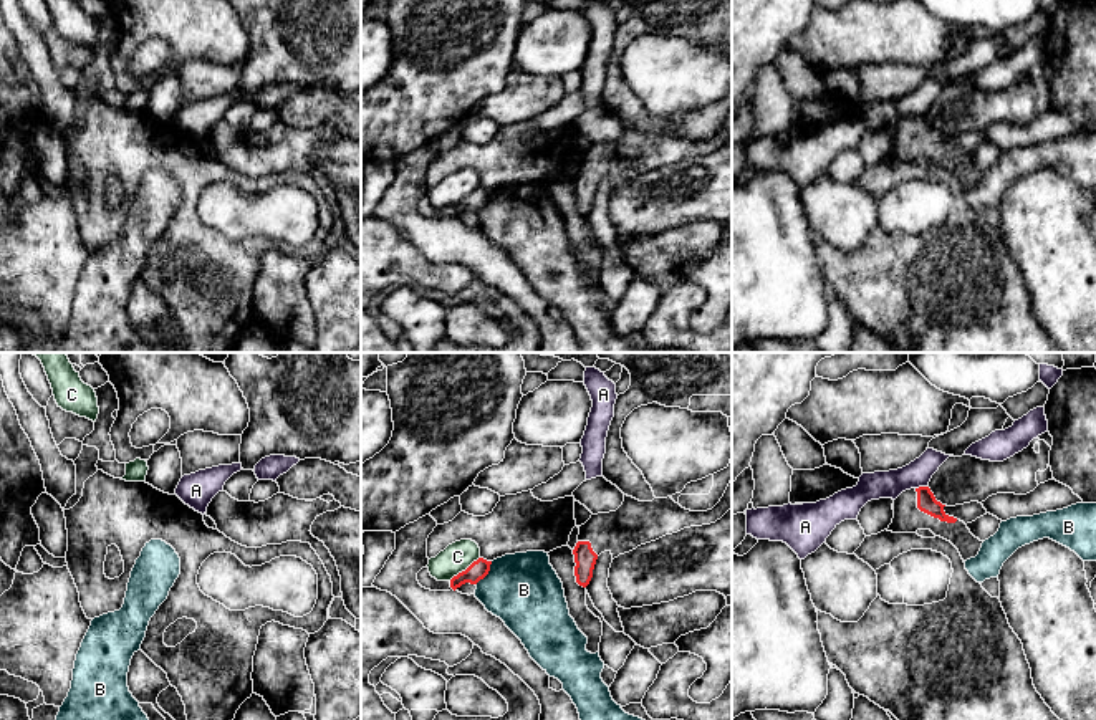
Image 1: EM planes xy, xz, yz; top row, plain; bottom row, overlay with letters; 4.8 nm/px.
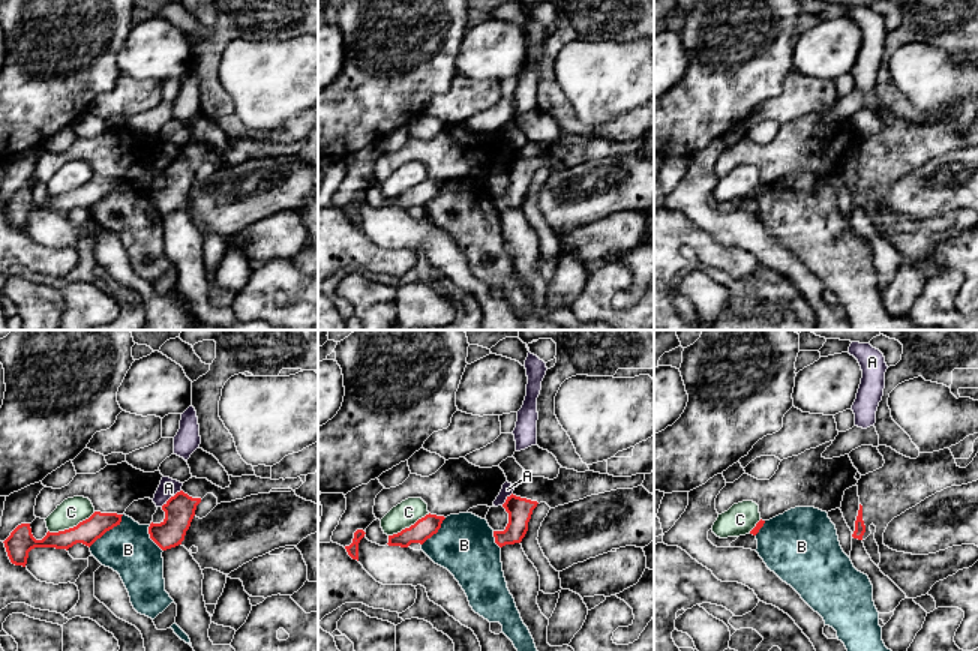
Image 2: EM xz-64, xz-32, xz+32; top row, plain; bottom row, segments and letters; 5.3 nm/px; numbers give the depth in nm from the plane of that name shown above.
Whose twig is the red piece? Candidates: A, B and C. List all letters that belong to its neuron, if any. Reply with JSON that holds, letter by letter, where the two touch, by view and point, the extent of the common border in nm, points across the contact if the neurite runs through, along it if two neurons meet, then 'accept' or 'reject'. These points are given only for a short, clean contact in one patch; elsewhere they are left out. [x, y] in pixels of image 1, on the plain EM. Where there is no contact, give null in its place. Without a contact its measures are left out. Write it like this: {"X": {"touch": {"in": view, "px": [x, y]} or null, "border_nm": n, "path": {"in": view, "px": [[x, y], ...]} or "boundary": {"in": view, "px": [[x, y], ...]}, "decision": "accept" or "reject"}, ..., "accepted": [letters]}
{"A": {"touch": {"in": "yz", "px": [921, 116]}, "border_nm": 70, "boundary": {"in": "yz", "px": [[927, 115], [916, 118]]}, "decision": "reject"}, "B": {"touch": {"in": "xz", "px": [487, 202]}, "border_nm": 150, "decision": "reject"}, "C": {"touch": {"in": "xz", "px": [466, 199]}, "border_nm": 190, "decision": "reject"}, "accepted": []}

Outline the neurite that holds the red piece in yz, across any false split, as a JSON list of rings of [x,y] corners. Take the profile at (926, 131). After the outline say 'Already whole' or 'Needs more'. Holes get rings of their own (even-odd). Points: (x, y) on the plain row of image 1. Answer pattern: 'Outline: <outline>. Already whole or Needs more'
Outline: [[[929,116],[906,119],[894,129],[894,147],[887,161],[930,159],[935,166],[950,170],[964,190],[975,187],[983,170],[975,167],[964,151],[949,146],[944,136]]]. Needs more

